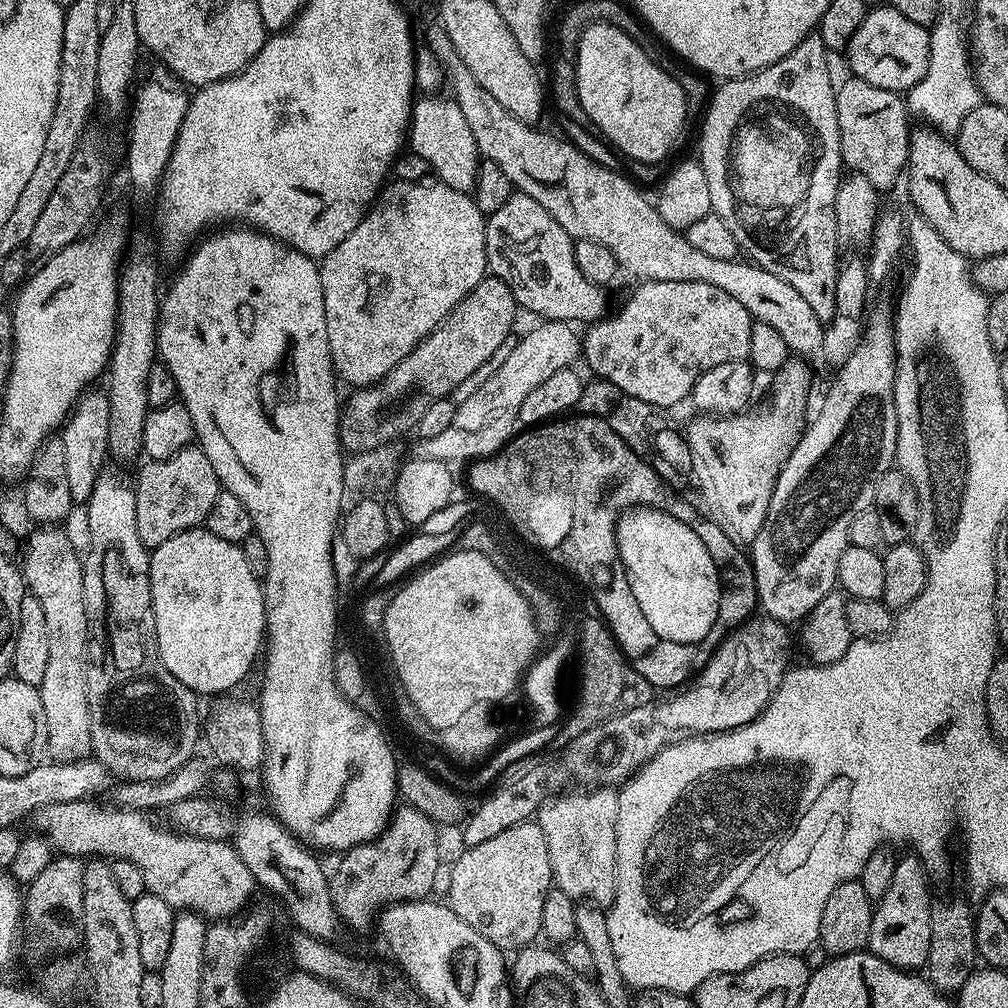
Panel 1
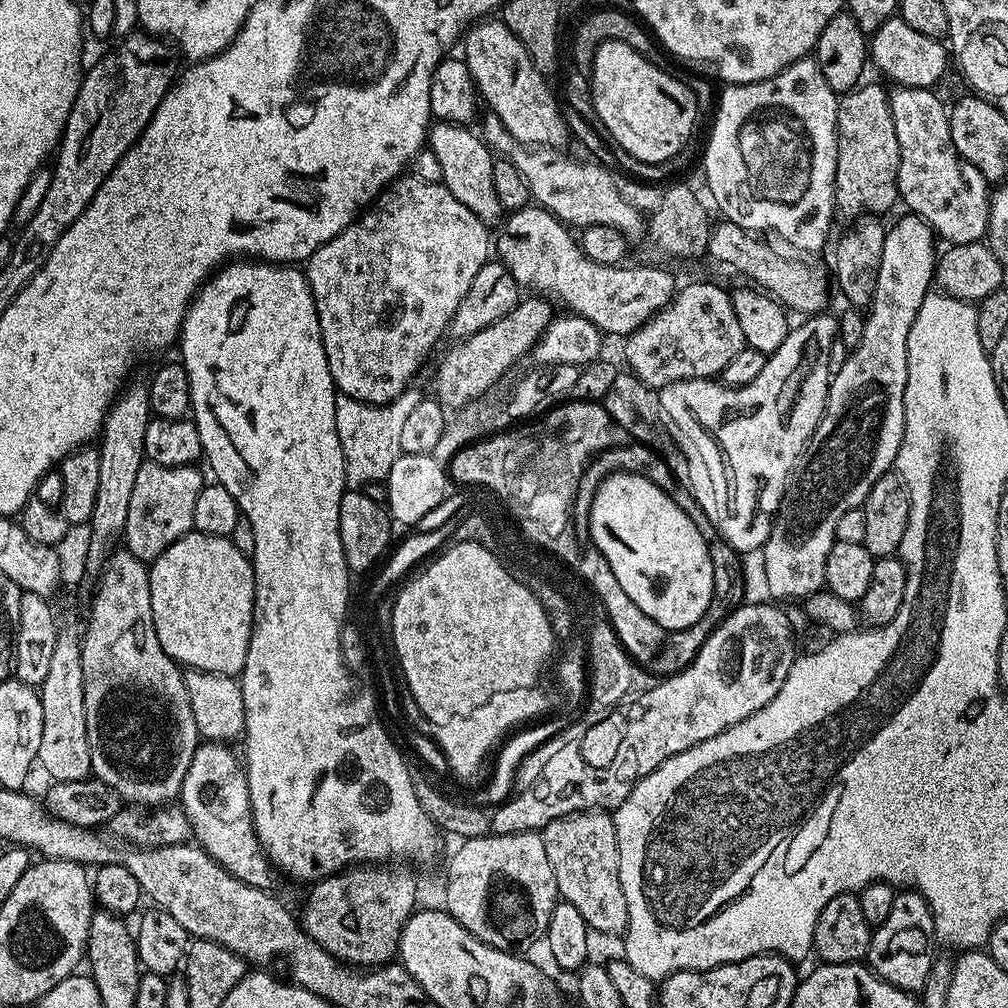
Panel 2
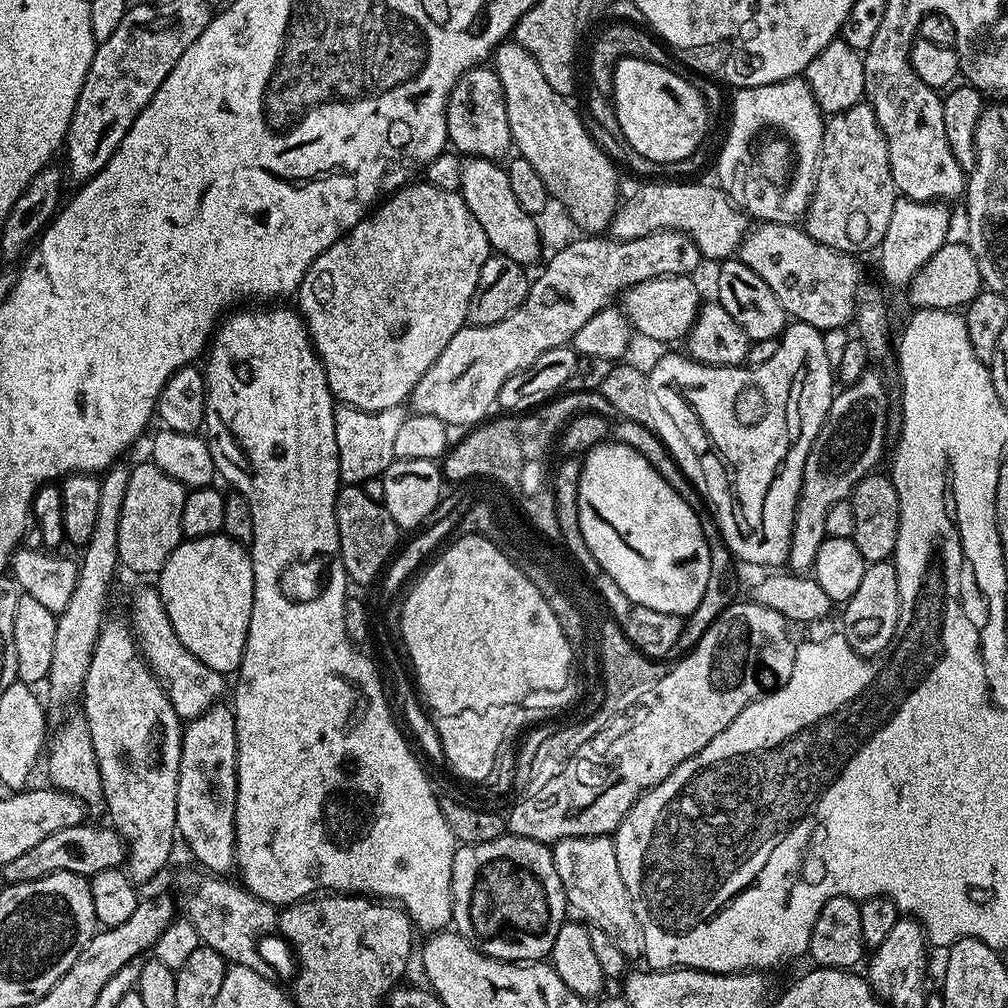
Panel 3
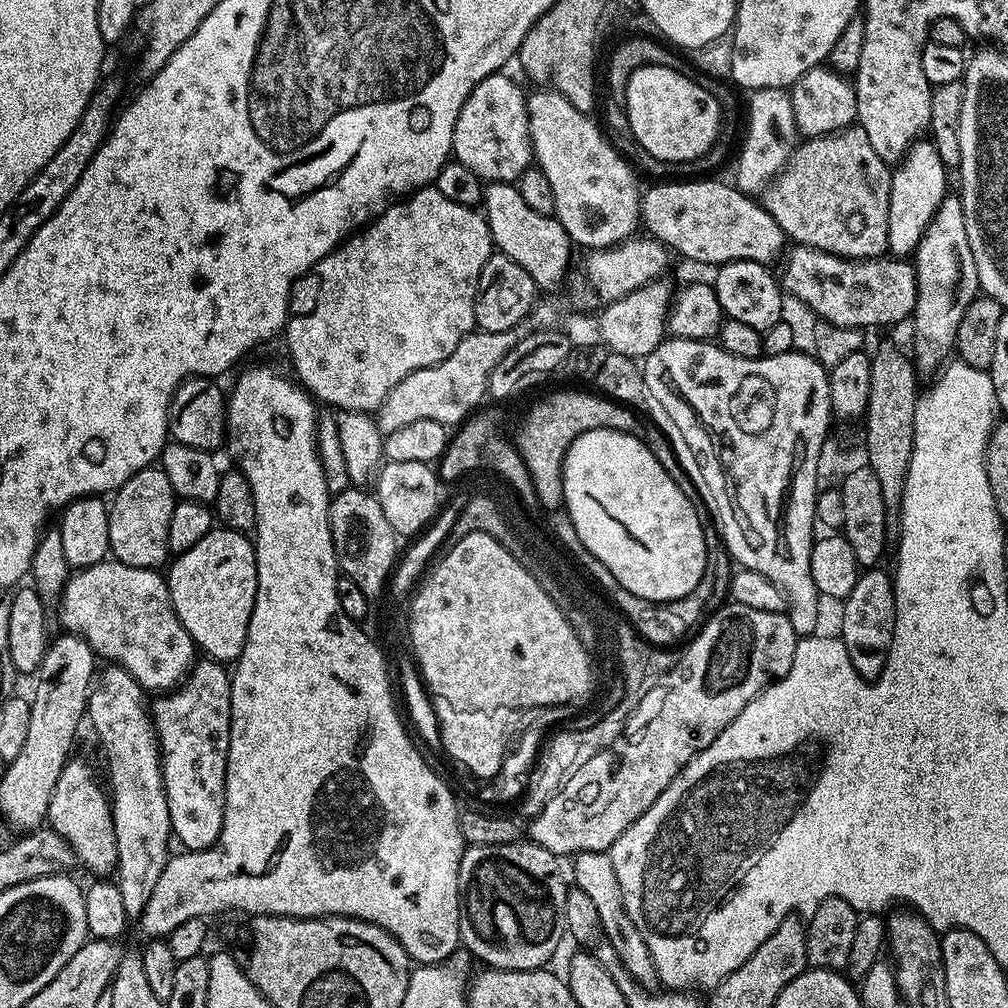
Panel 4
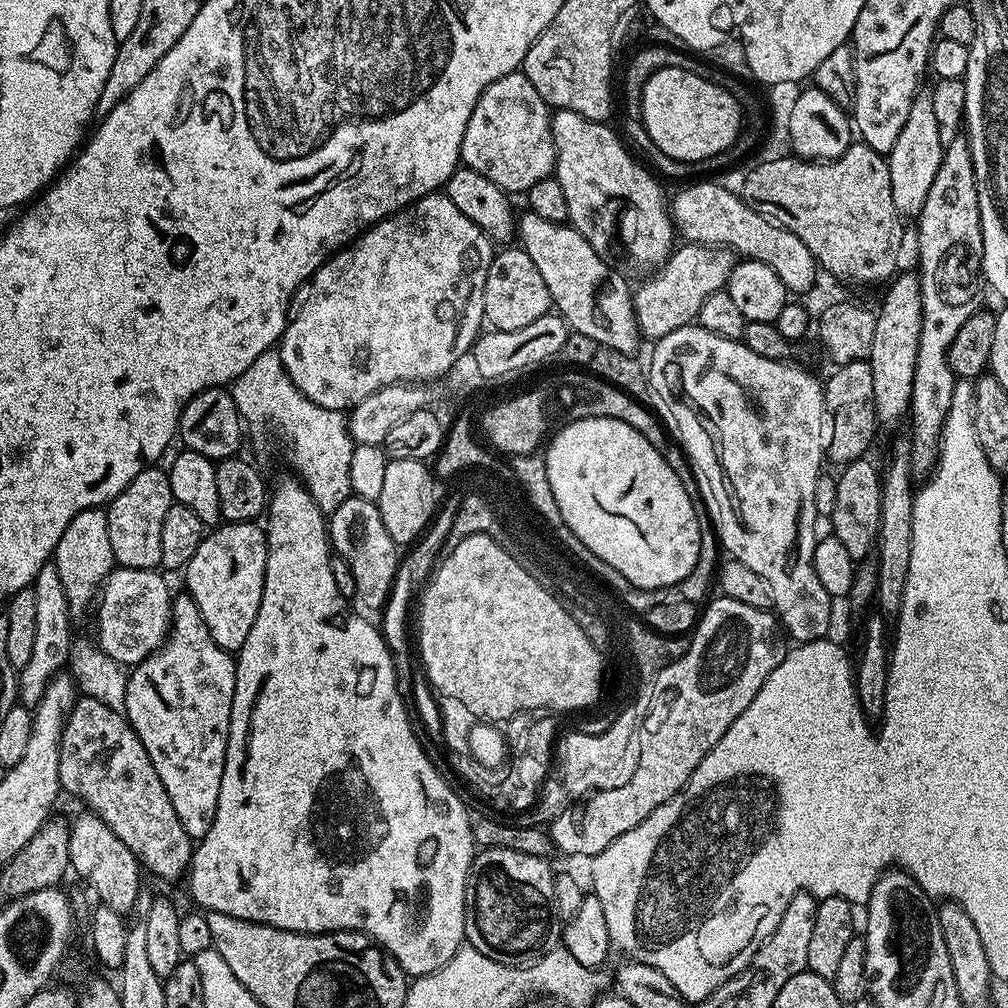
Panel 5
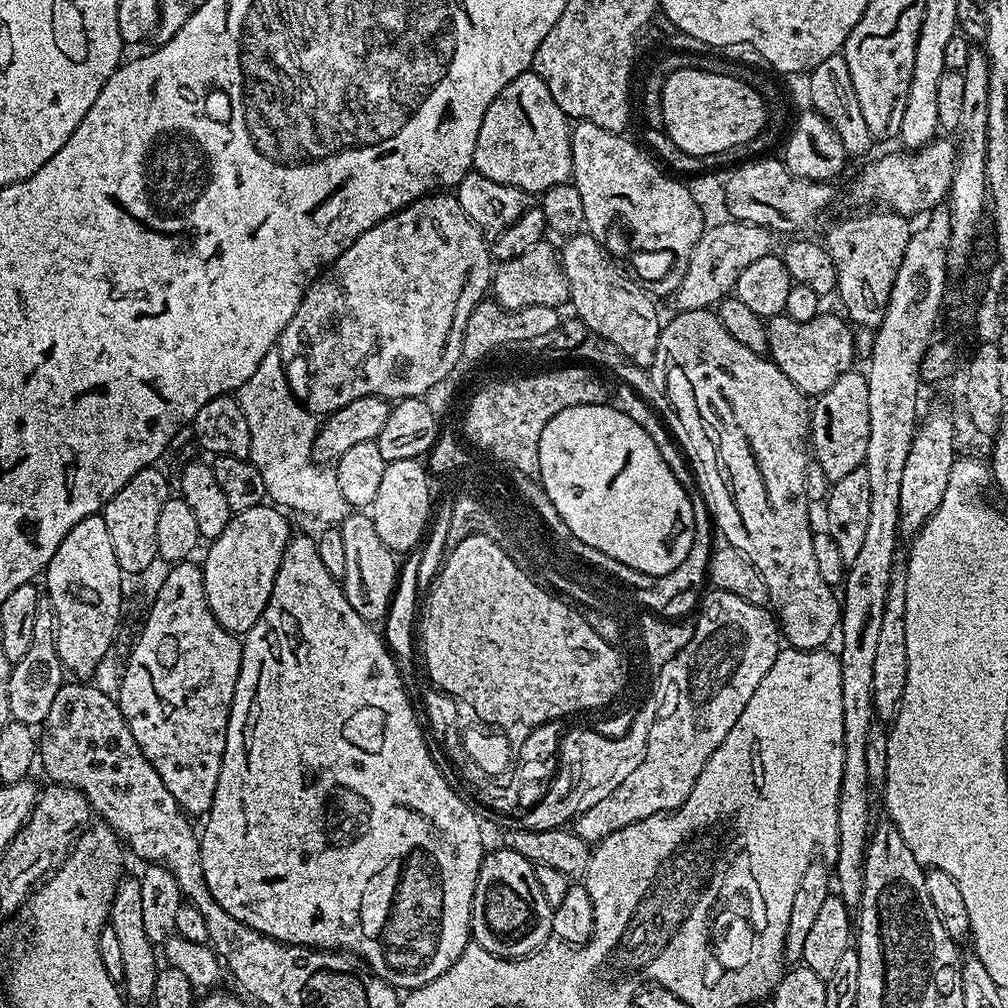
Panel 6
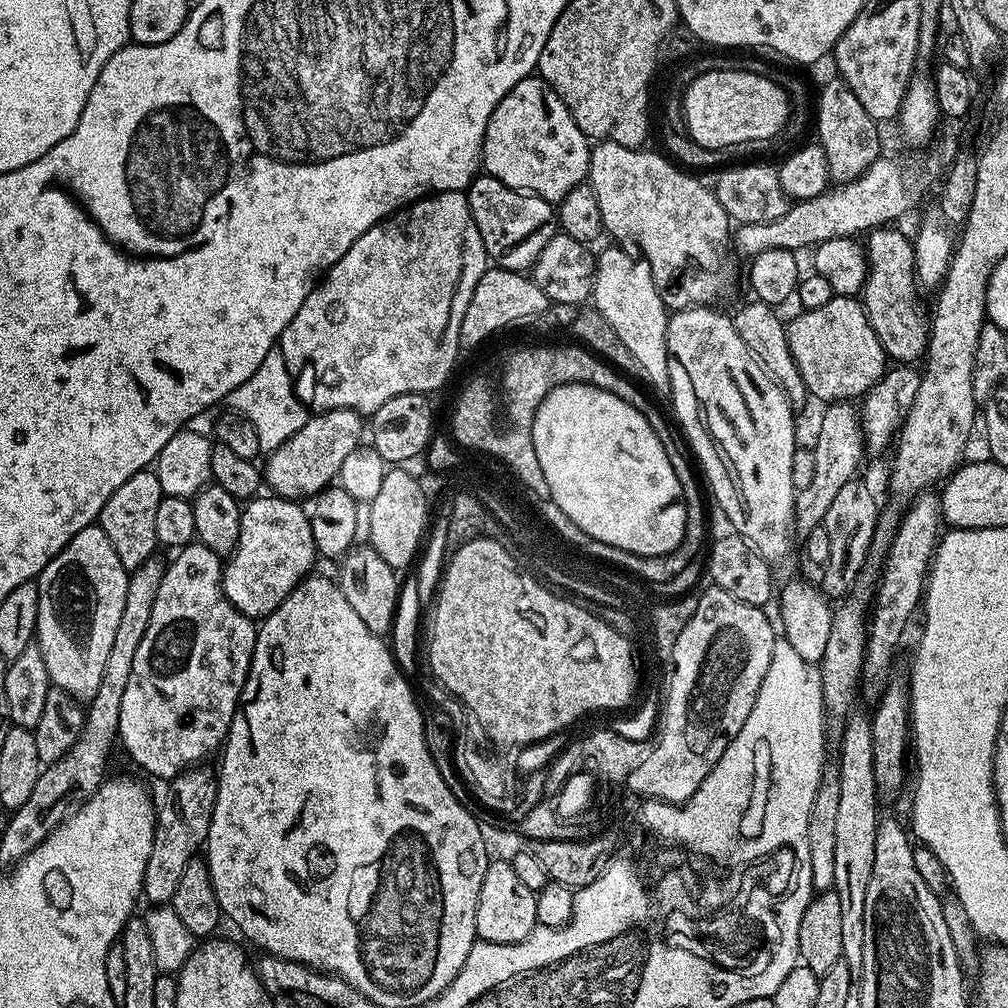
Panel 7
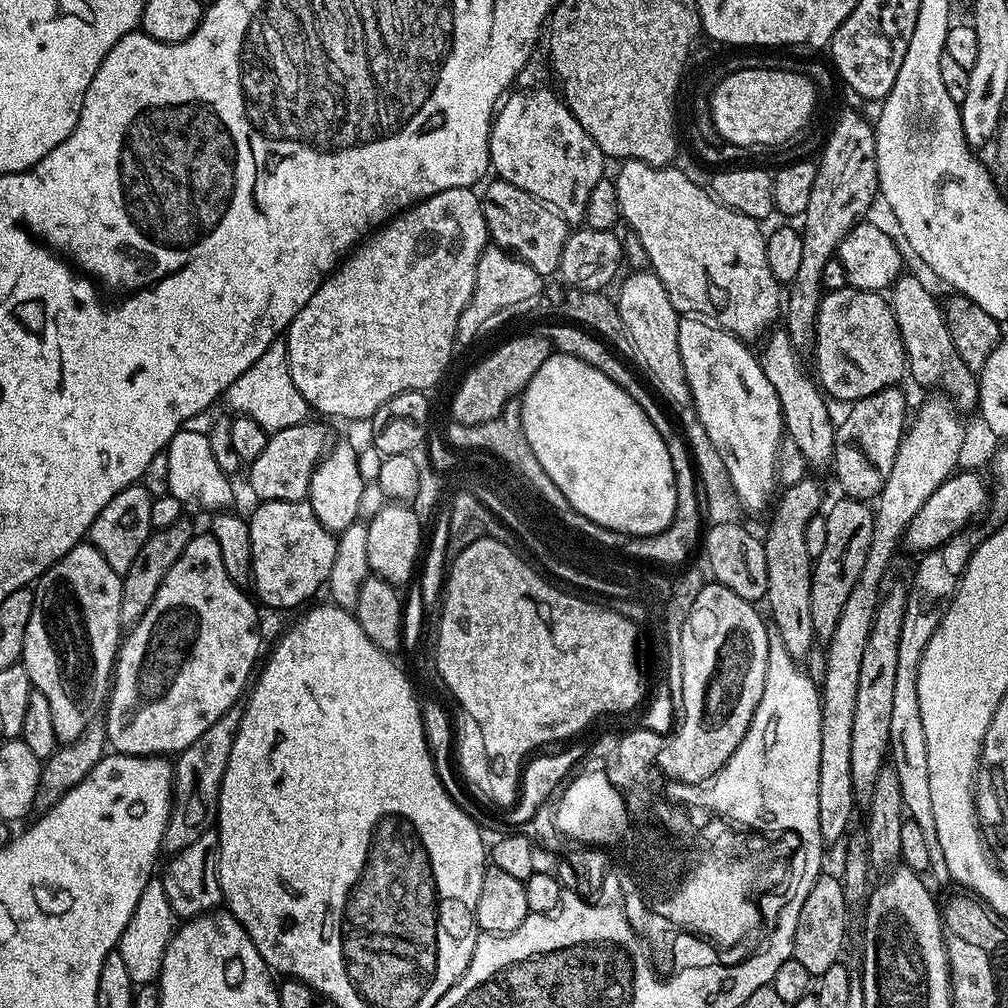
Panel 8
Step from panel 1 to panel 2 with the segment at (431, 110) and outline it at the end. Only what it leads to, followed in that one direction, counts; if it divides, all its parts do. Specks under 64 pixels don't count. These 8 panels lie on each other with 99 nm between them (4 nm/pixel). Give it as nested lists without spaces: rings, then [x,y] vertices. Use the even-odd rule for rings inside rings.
[[[451,122],[433,123],[426,144],[436,155],[438,162],[442,162],[442,182],[448,187],[450,194],[454,194],[454,198],[458,198],[458,202],[462,202],[462,206],[466,206],[466,210],[470,210],[486,226],[492,226],[492,223],[495,225],[501,219],[502,209],[498,194],[494,194],[492,149],[471,127]]]

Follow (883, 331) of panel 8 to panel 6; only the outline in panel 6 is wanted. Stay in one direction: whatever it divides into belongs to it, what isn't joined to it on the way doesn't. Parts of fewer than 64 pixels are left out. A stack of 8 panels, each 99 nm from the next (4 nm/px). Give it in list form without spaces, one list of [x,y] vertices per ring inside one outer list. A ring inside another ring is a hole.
[[[781,314],[767,317],[766,323],[767,355],[805,396],[817,398],[823,395],[843,372],[854,368],[852,359],[856,356],[856,340],[852,337],[849,321],[843,315],[821,314],[810,318],[810,322],[794,322],[794,318]]]

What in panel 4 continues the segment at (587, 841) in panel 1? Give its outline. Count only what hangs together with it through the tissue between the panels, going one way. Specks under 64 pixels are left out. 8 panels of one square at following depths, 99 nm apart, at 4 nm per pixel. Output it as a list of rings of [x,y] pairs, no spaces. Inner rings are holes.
[[[581,852],[575,857],[574,863],[576,863],[575,887],[586,890],[586,894],[590,894],[590,898],[598,910],[603,935],[620,955],[624,969],[637,984],[641,986],[655,985],[652,983],[658,980],[658,973],[652,961],[650,946],[646,946],[643,931],[638,927],[634,917],[629,914],[628,907],[624,905],[624,896],[620,893],[618,874],[614,870],[611,855],[608,852]]]

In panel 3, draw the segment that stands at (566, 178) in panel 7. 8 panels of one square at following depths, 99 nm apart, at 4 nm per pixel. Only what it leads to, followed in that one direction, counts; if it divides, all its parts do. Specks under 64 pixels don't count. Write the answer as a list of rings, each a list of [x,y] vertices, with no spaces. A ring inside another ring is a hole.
[[[477,66],[460,75],[448,96],[446,126],[449,145],[468,158],[482,156],[485,160],[496,160],[507,148],[513,147],[502,82],[496,71],[488,66]]]

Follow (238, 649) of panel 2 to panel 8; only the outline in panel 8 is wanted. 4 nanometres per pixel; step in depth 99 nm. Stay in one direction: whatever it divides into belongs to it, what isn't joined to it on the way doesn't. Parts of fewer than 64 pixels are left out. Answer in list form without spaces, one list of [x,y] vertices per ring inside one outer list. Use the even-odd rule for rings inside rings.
[[[266,500],[255,506],[257,508],[248,520],[252,546],[250,584],[256,587],[255,599],[268,608],[299,609],[309,603],[307,600],[319,588],[321,591],[327,585],[328,575],[336,561],[337,537],[322,526],[307,500]]]

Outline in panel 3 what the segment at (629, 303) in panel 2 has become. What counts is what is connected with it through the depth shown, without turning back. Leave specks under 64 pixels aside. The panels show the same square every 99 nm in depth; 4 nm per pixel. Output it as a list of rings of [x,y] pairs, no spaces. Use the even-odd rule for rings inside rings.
[[[663,276],[629,288],[622,296],[622,311],[629,325],[648,340],[683,341],[702,307],[700,288],[694,281],[692,276]]]

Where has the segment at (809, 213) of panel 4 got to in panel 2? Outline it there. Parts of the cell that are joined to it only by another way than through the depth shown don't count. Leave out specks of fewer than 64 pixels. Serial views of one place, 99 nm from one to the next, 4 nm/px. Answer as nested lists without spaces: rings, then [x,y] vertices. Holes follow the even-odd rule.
[[[861,83],[839,97],[836,105],[836,141],[838,142],[838,162],[836,163],[835,215],[844,222],[852,222],[865,214],[884,214],[887,208],[898,204],[898,134],[894,134],[894,114],[890,110],[888,92],[885,85]]]

